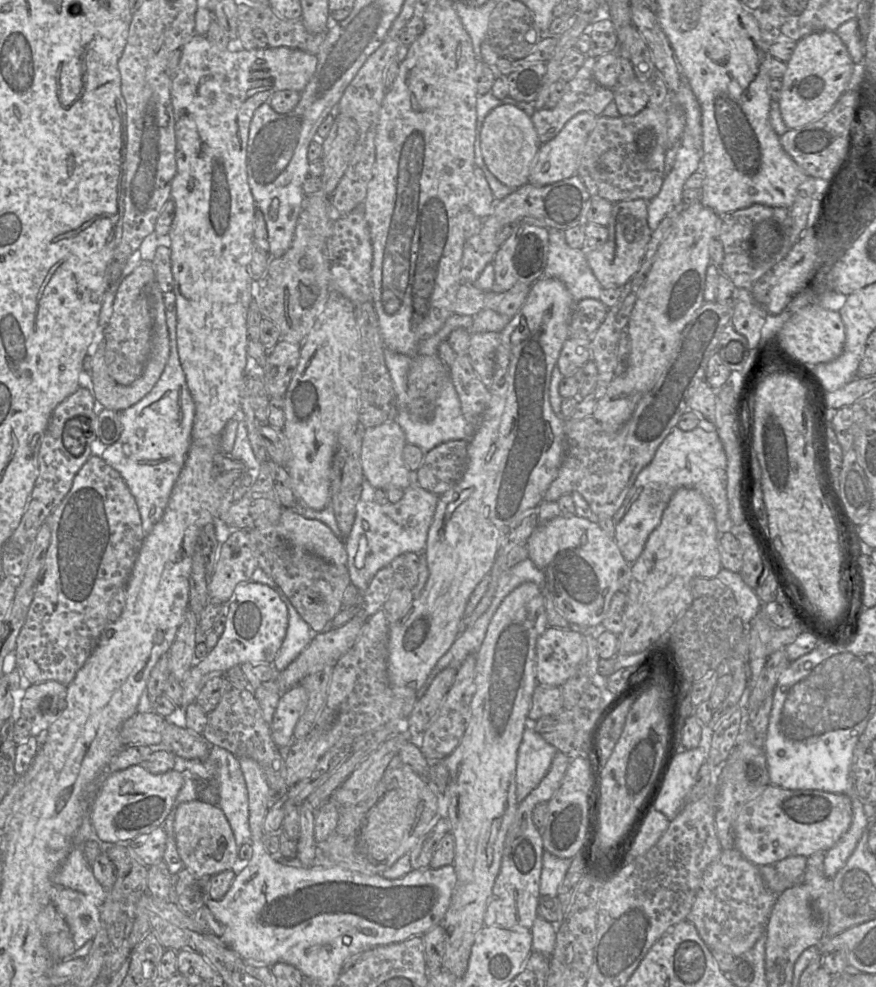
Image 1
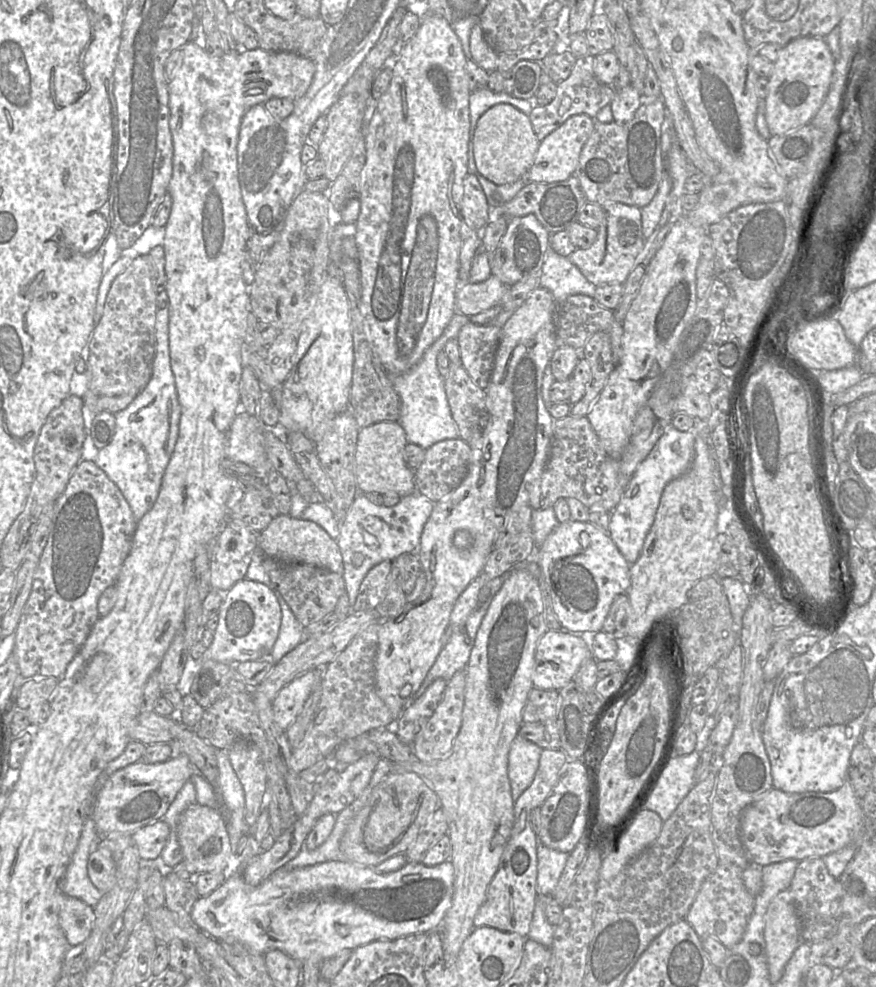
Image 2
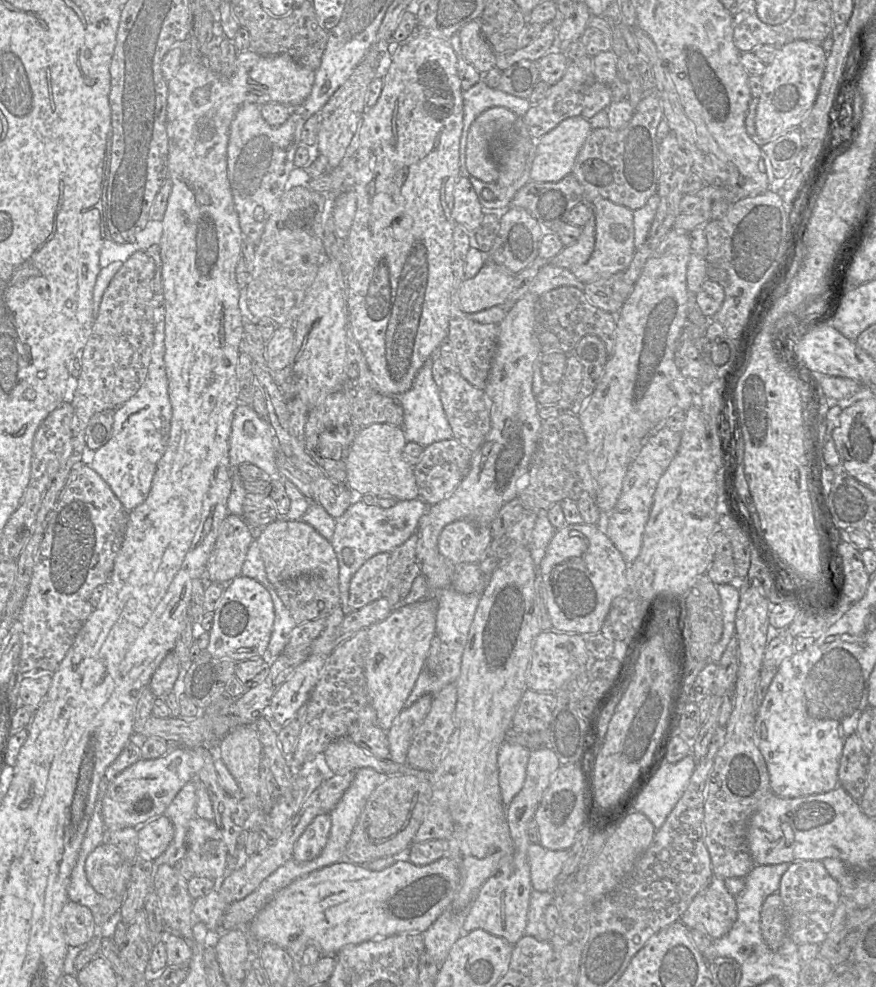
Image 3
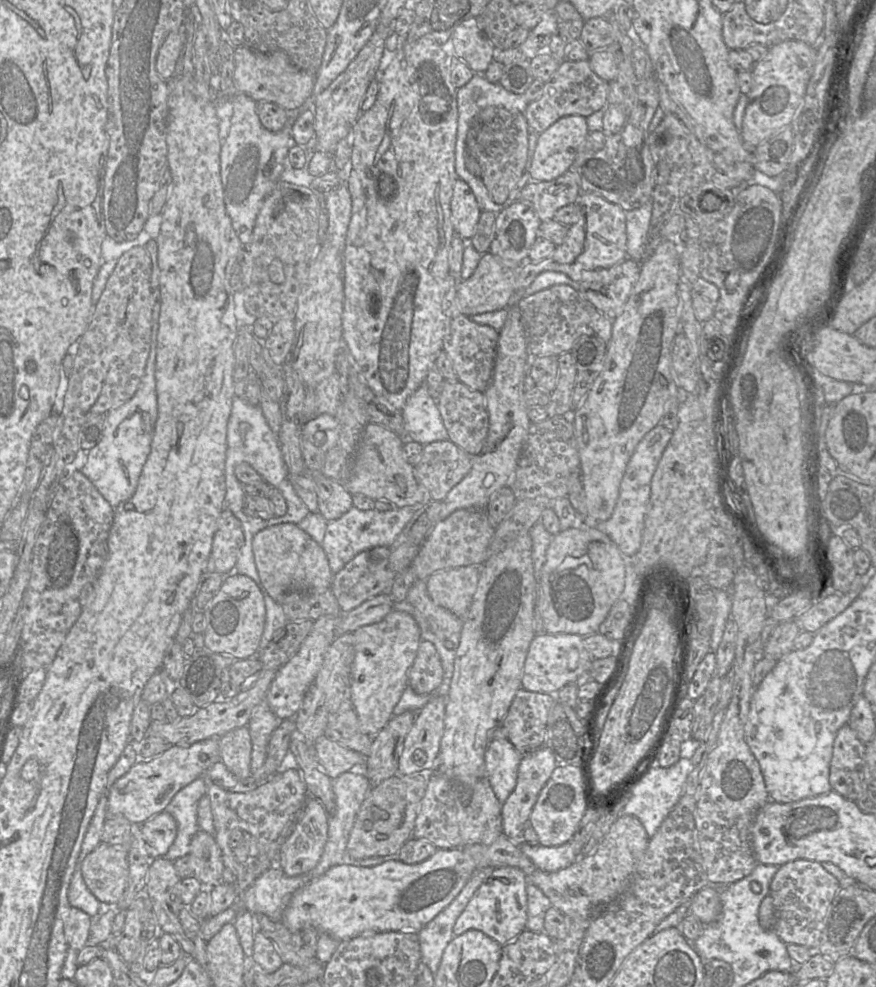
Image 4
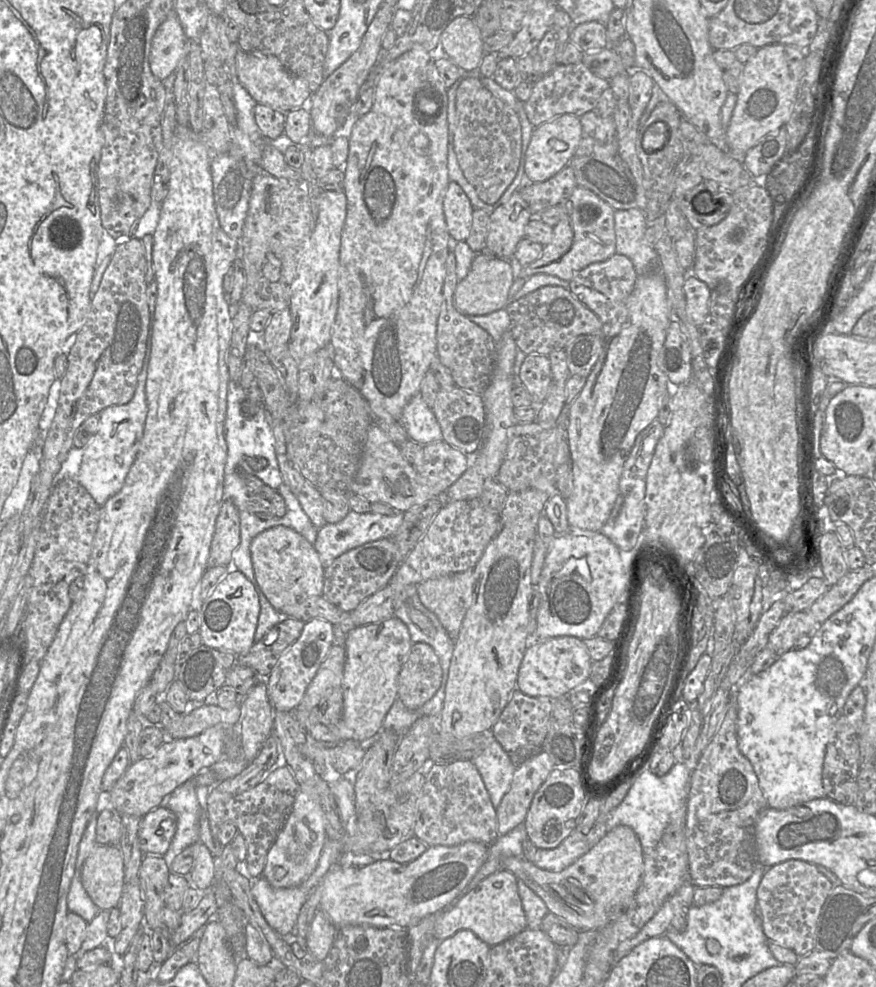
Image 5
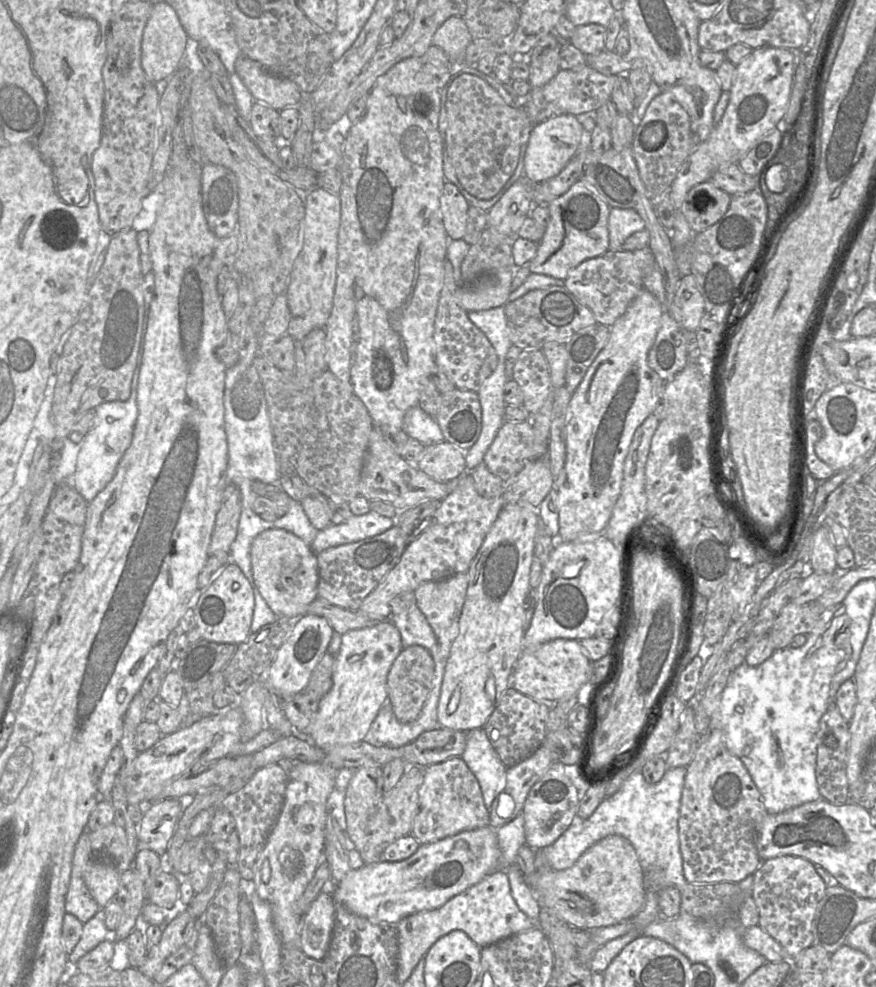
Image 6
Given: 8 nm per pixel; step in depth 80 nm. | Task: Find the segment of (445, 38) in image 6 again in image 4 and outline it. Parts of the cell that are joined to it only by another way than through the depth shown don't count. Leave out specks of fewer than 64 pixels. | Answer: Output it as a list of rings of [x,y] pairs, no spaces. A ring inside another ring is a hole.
[[[476,18],[468,19],[457,26],[443,45],[448,56],[458,57],[475,73],[486,71],[496,51],[482,34]]]

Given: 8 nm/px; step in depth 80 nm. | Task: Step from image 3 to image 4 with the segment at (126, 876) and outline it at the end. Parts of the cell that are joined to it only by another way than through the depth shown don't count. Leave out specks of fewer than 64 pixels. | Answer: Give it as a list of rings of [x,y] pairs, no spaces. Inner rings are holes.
[[[101,842],[85,857],[82,874],[88,889],[105,907],[117,906],[128,883],[127,847]]]

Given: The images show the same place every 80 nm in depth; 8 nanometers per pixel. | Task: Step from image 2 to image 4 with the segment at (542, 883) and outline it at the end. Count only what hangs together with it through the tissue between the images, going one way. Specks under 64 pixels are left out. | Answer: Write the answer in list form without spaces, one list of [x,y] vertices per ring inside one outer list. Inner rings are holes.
[[[569,841],[554,847],[530,846],[524,842],[519,845],[519,849],[539,870],[544,872],[557,872],[578,860]]]

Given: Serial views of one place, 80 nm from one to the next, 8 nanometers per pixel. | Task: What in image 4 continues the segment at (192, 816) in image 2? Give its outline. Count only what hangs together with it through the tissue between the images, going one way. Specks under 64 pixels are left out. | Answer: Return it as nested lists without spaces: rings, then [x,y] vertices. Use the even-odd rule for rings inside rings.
[[[199,829],[190,842],[189,855],[192,859],[193,877],[199,880],[204,888],[213,888],[221,882],[225,867],[221,849],[214,835],[210,835]]]

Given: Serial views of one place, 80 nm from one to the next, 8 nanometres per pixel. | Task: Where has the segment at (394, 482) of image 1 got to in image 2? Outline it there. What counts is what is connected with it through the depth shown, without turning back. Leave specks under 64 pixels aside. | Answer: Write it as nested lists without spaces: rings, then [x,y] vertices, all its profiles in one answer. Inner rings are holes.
[[[398,421],[378,422],[362,428],[358,434],[355,454],[355,476],[360,492],[364,494],[395,492],[404,497],[416,492],[414,471],[405,461],[406,433]]]

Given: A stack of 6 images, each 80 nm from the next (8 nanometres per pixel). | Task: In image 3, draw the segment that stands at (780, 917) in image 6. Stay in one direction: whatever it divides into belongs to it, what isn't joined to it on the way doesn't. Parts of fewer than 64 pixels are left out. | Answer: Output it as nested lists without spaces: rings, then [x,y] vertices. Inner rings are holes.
[[[795,861],[783,874],[778,893],[787,923],[787,937],[797,945],[821,944],[830,930],[834,912],[841,901],[840,886],[821,861]]]

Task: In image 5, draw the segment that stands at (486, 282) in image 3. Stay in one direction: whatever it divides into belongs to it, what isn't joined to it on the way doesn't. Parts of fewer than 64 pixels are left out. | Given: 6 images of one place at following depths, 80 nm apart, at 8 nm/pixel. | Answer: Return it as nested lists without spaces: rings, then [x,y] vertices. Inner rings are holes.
[[[484,251],[475,255],[467,276],[458,281],[454,292],[454,304],[465,315],[487,315],[508,304],[508,292],[517,277],[517,266],[513,261],[501,259]]]

